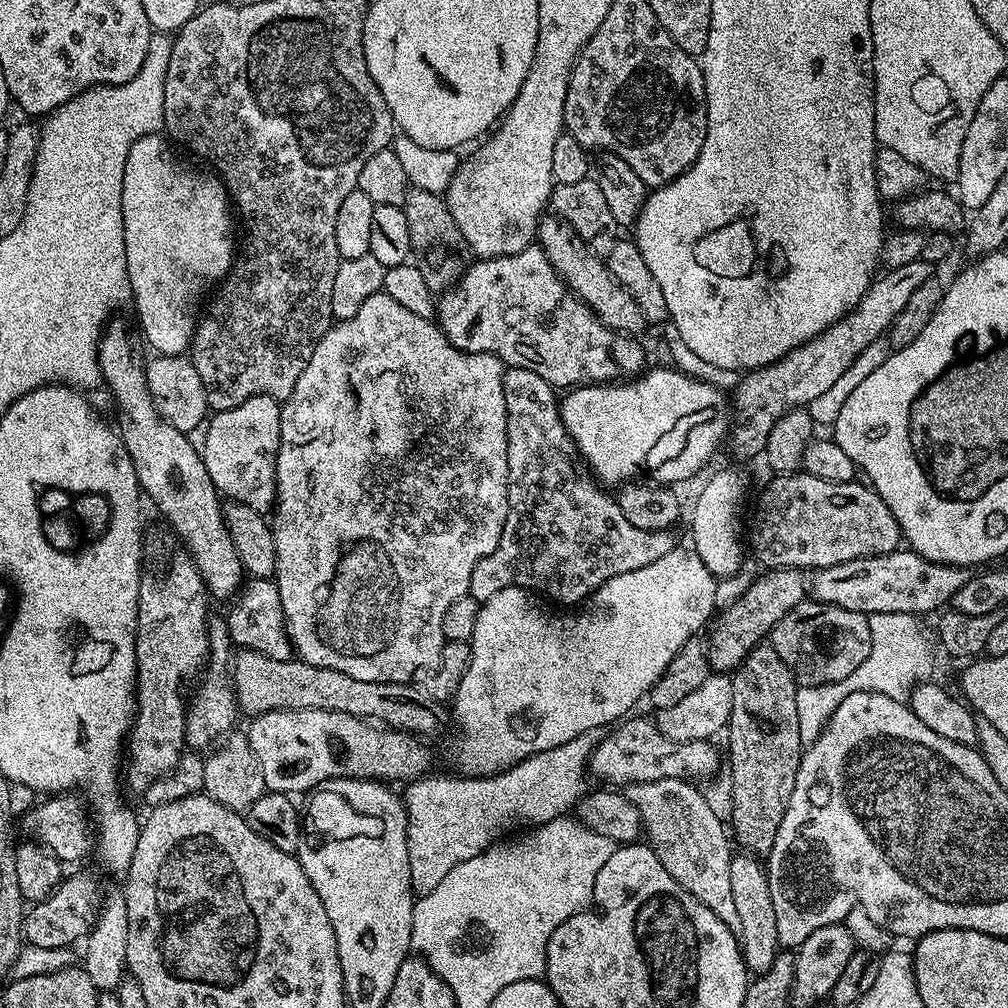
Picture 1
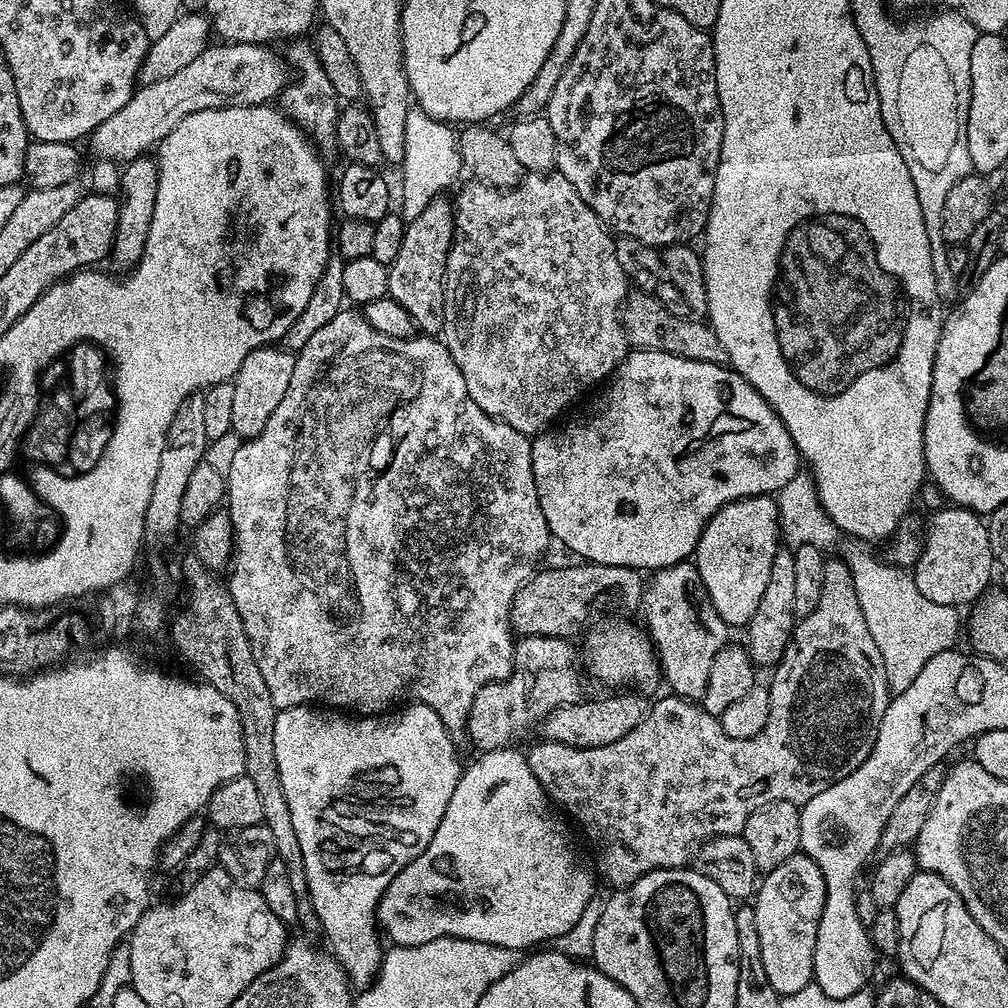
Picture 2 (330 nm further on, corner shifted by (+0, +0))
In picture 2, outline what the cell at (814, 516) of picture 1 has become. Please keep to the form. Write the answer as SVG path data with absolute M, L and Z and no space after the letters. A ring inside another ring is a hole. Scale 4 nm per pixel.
M944 506L940 513L933 518L929 524L926 524L926 531L922 536L922 547L920 557L916 559L914 571L912 572L912 581L918 586L918 590L930 602L938 602L942 606L956 608L965 604L971 606L989 591L992 580L992 568L994 561L992 551L990 550L990 534L988 525L977 513L971 512L969 508L958 508L955 506Z

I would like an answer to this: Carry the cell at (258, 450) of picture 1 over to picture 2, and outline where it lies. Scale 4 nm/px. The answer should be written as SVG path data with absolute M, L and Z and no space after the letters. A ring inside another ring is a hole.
M283 346L255 348L250 350L250 354L246 354L242 366L238 366L236 375L230 381L234 386L230 422L235 435L240 435L244 440L253 440L258 434L262 434L266 422L270 422L270 414L274 414L274 406L282 402L290 386L295 365L296 353L289 352Z

